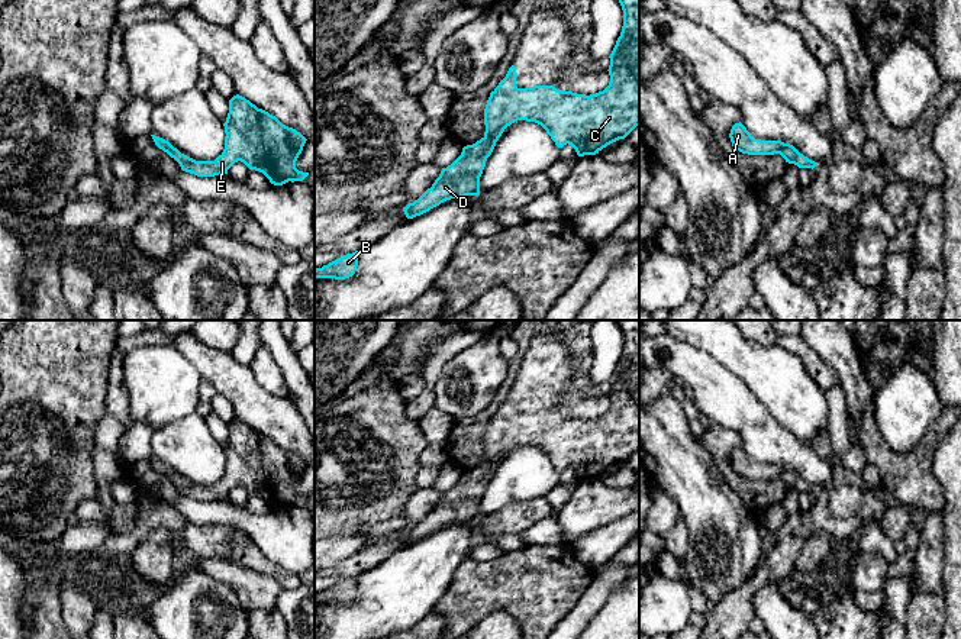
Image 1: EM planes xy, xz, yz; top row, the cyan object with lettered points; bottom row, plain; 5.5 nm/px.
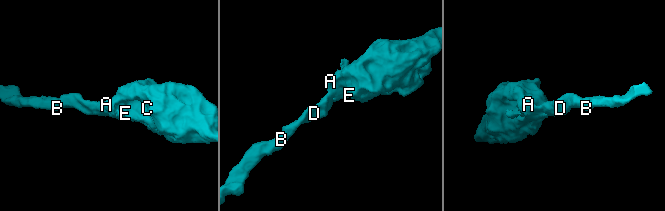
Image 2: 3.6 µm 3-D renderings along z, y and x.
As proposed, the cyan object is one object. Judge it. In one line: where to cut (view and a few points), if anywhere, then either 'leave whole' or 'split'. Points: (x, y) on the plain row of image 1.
no cut; leave whole

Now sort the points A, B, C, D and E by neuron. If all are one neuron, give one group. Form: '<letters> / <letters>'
A B C D E

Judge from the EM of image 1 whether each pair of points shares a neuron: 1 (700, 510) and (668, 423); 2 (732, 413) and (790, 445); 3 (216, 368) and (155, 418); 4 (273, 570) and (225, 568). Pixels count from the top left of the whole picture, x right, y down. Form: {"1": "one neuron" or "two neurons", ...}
{"1": "one neuron", "2": "one neuron", "3": "two neurons", "4": "two neurons"}

